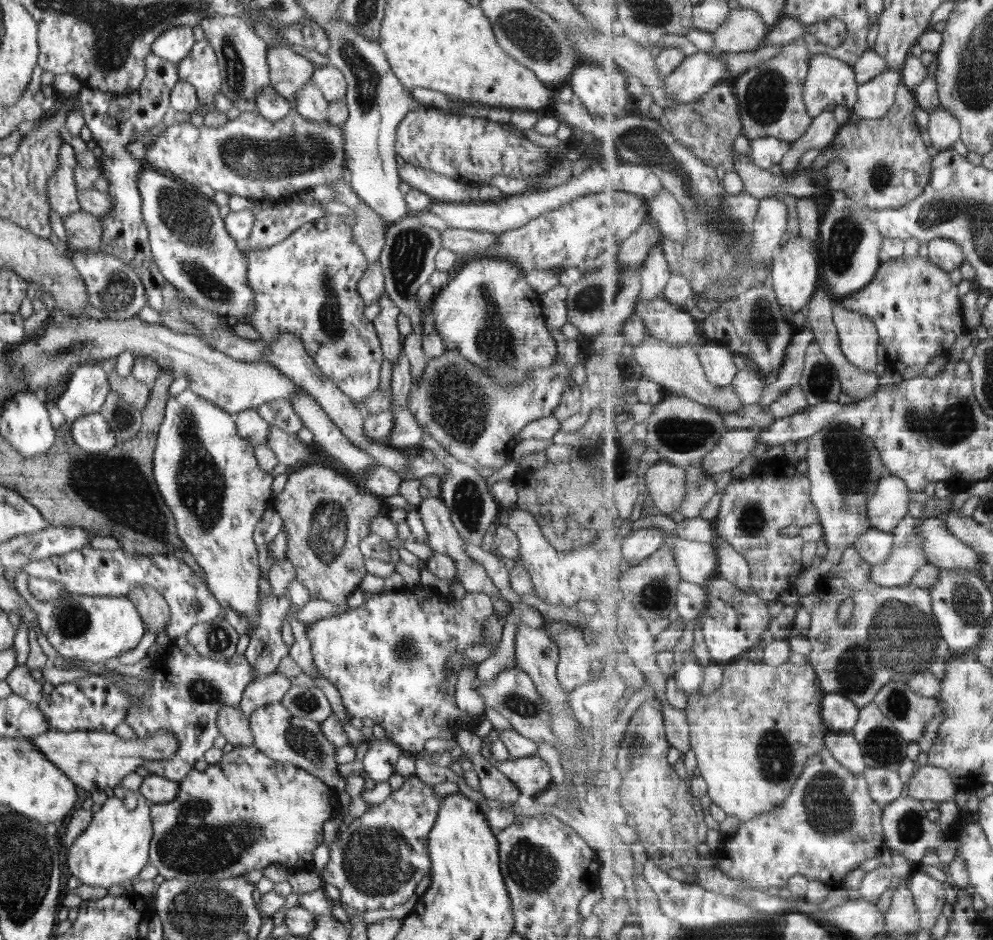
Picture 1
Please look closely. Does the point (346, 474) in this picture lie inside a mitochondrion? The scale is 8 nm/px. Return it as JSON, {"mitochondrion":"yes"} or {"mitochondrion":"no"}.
{"mitochondrion":"no"}

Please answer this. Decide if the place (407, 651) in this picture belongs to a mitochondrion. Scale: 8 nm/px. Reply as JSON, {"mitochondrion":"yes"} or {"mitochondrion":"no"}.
{"mitochondrion":"yes"}

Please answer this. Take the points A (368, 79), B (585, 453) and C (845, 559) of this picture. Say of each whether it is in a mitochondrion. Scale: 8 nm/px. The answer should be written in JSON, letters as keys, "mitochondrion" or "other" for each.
{"A":"mitochondrion","B":"other","C":"other"}

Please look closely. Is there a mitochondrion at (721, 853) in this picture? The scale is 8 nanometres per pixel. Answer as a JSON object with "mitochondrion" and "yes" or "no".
{"mitochondrion":"no"}

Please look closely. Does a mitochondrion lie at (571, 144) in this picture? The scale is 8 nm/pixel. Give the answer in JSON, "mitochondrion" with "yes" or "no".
{"mitochondrion":"no"}

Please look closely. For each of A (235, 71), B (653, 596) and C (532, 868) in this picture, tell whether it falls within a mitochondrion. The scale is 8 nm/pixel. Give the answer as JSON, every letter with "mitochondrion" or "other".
{"A":"mitochondrion","B":"mitochondrion","C":"mitochondrion"}

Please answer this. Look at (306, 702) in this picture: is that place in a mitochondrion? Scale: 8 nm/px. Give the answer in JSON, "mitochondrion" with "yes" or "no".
{"mitochondrion":"yes"}

